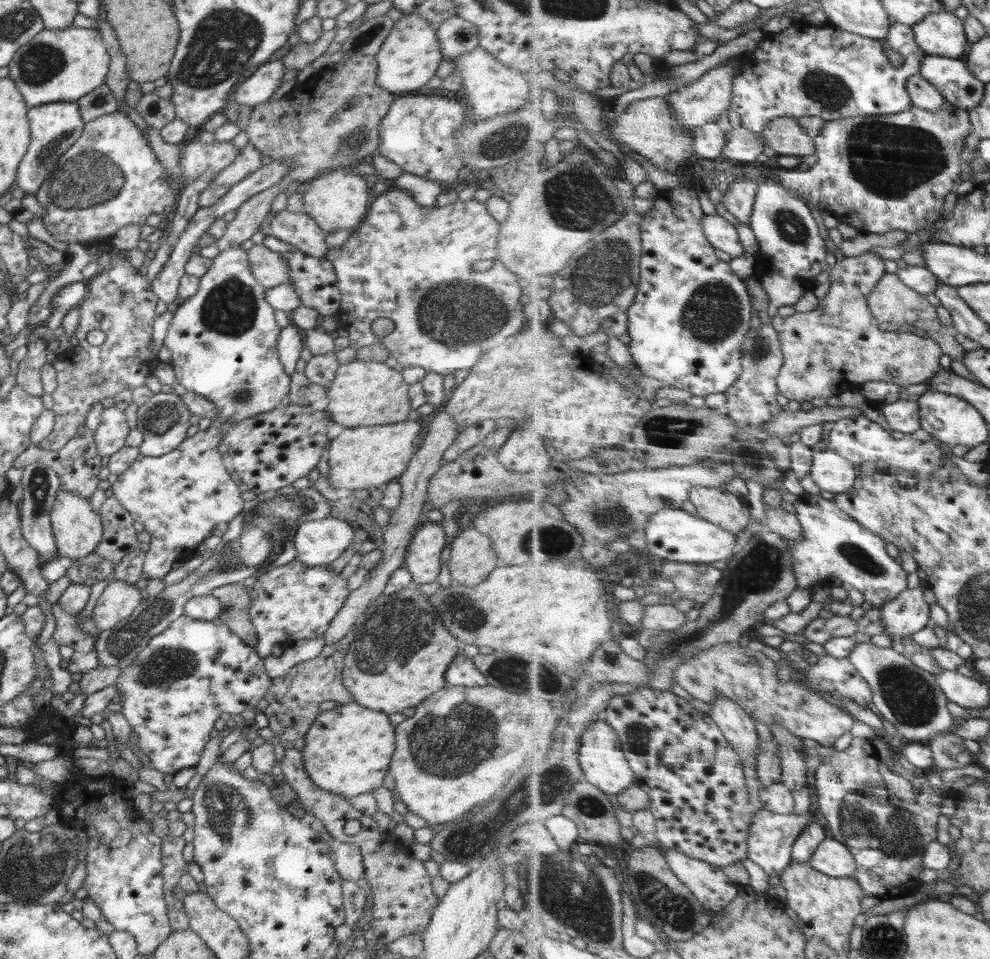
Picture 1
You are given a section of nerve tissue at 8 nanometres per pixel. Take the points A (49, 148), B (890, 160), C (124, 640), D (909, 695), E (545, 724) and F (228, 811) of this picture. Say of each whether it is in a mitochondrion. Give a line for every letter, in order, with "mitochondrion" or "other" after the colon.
A: mitochondrion
B: mitochondrion
C: mitochondrion
D: mitochondrion
E: other
F: mitochondrion

